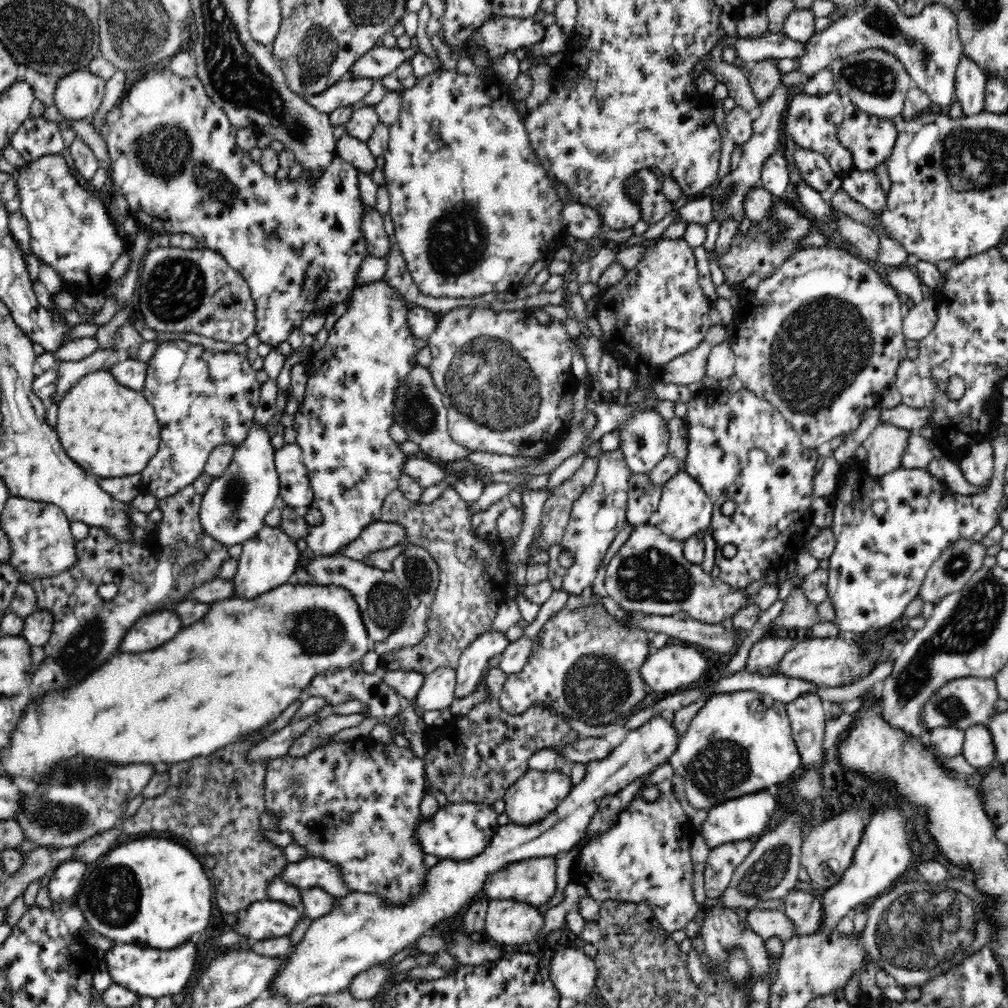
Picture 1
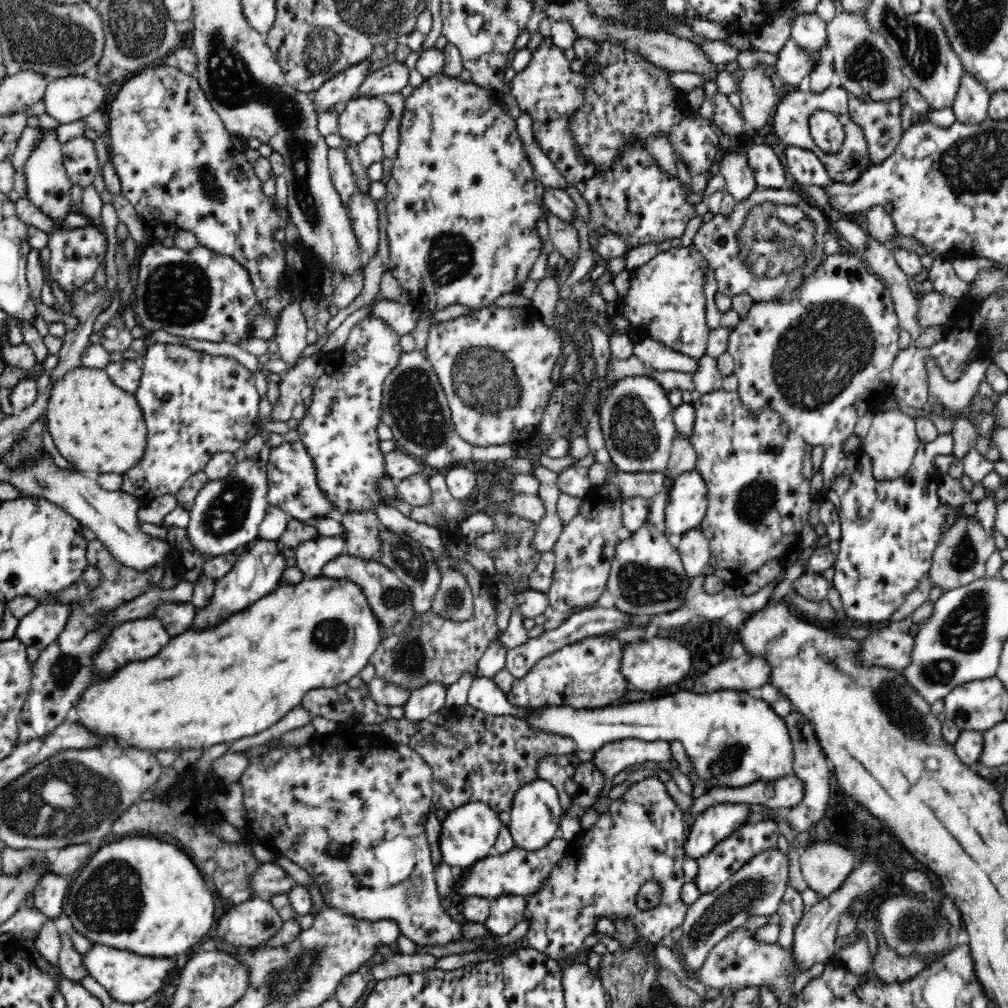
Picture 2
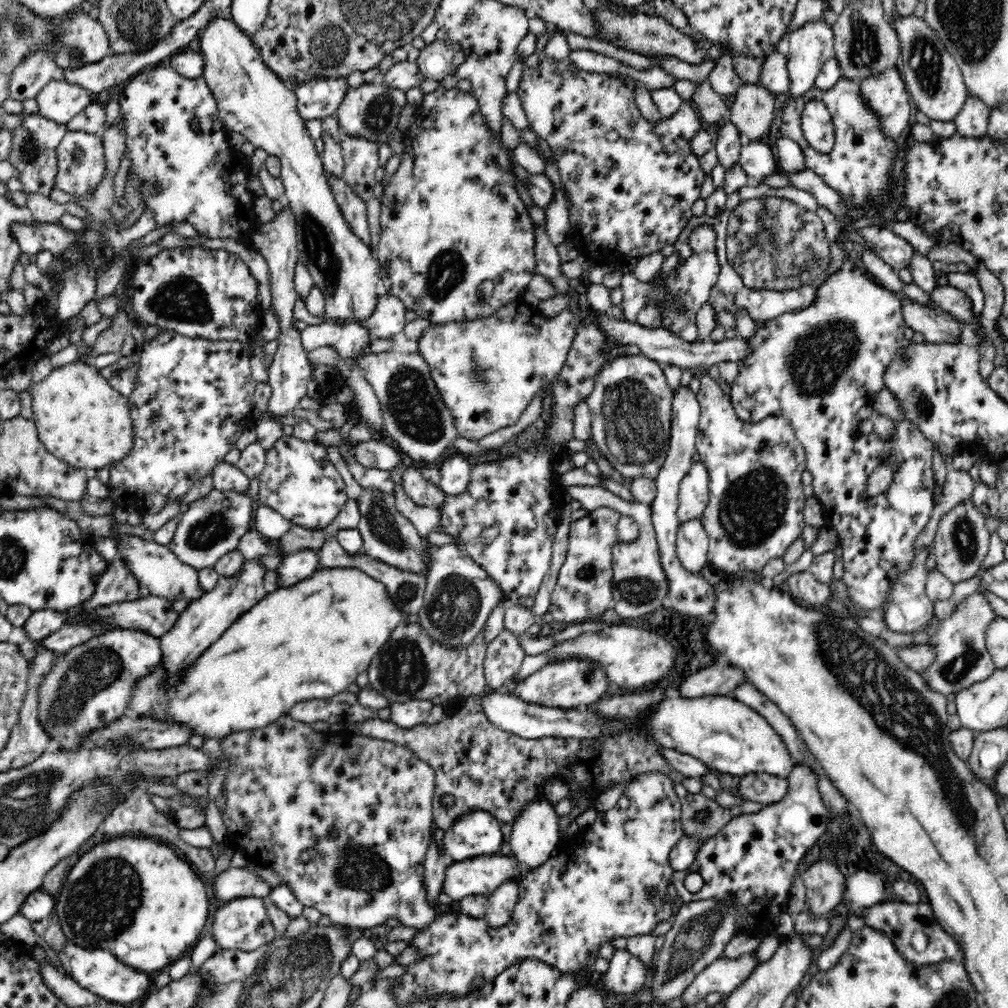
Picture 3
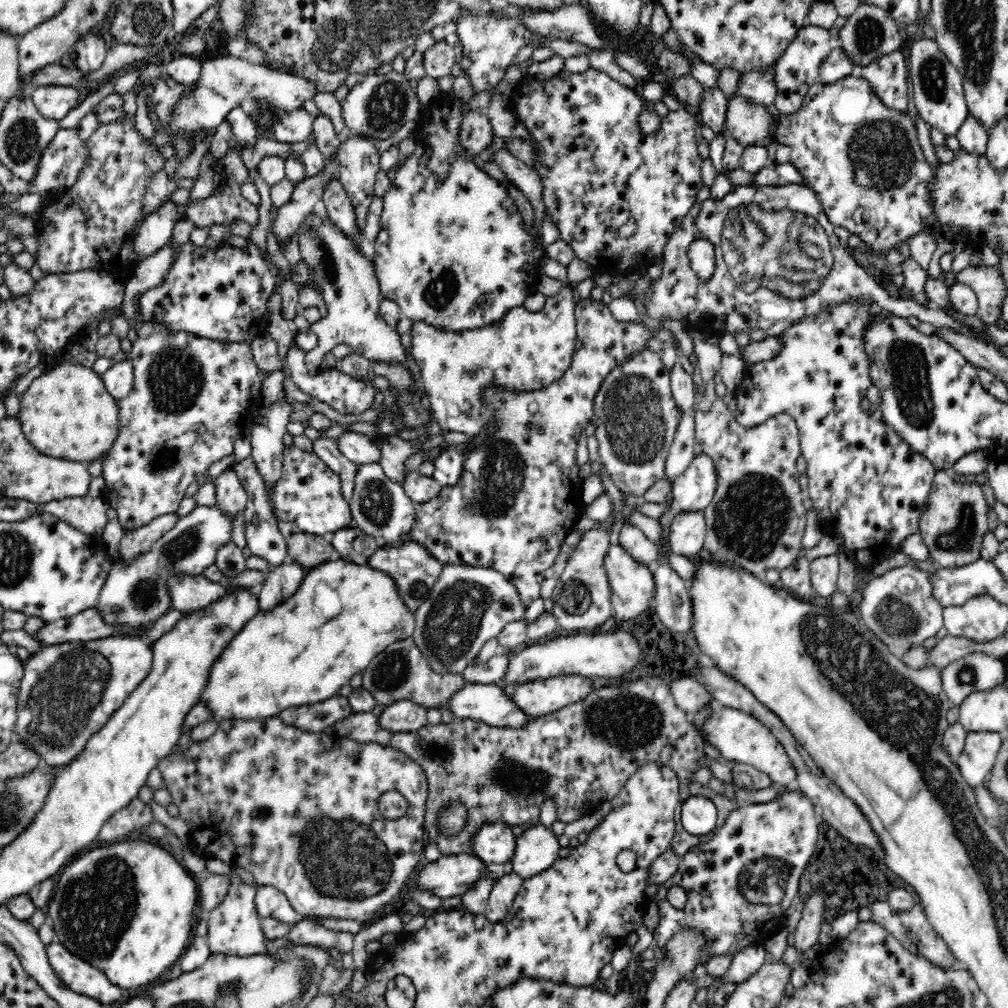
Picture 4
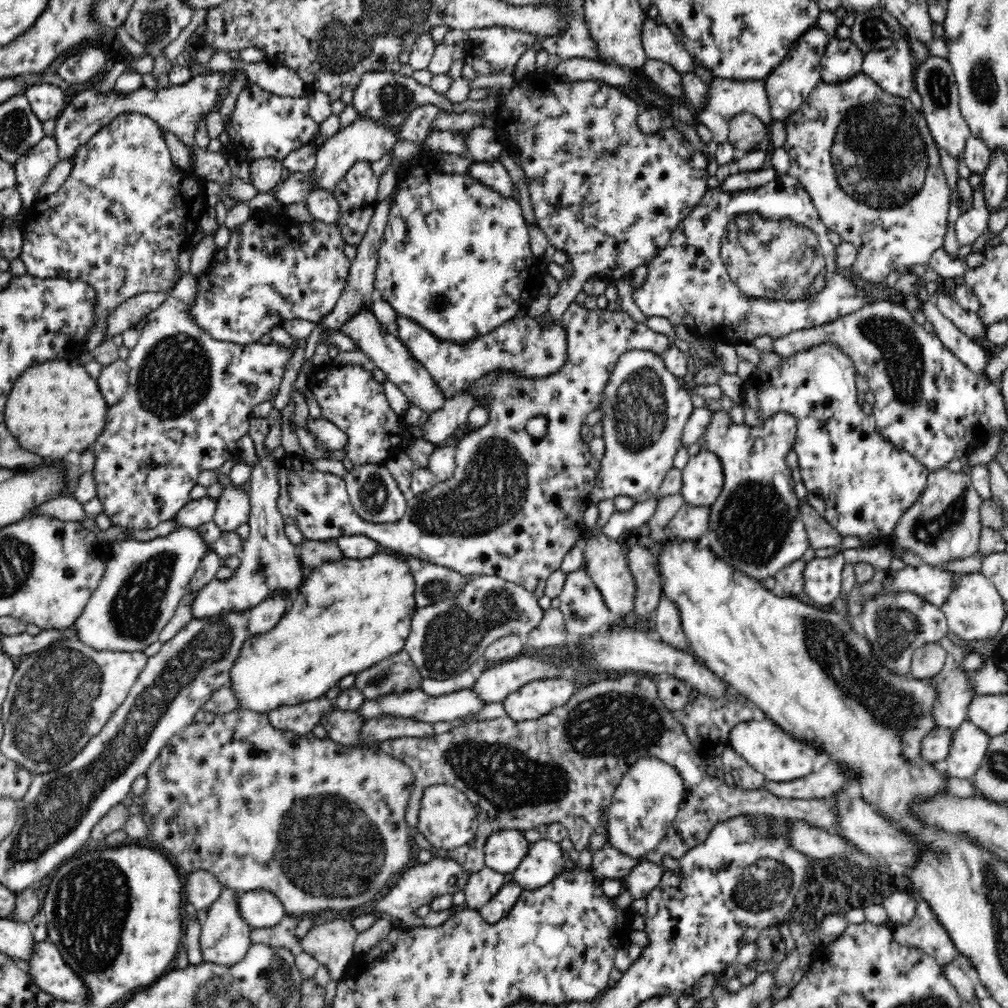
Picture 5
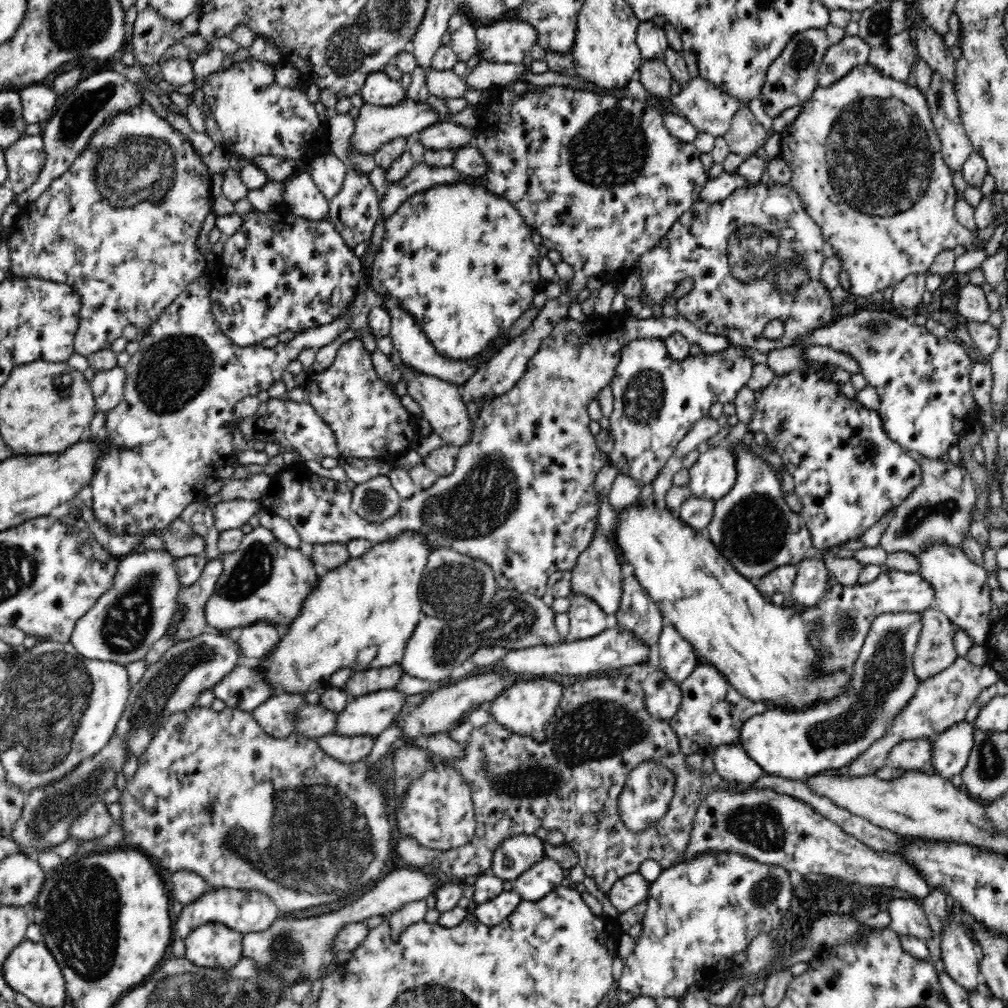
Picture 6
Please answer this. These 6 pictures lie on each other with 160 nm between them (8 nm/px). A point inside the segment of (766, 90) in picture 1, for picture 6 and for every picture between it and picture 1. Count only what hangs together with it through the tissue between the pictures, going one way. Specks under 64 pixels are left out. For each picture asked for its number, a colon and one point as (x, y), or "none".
2: (758, 98)
3: (752, 108)
4: (748, 123)
5: (747, 132)
6: (745, 135)

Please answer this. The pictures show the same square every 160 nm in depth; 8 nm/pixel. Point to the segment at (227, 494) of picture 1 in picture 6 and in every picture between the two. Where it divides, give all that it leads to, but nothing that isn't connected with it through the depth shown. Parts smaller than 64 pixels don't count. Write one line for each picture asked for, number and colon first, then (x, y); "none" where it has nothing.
2: (226, 513)
3: (212, 526)
4: (135, 594)
5: (144, 582)
6: (129, 618)

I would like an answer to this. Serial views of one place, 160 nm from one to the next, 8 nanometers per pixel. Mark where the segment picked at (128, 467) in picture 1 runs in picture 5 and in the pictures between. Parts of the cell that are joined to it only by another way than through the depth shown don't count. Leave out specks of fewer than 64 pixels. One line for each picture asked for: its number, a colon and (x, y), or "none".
2: (99, 428)
3: (80, 419)
4: (66, 413)
5: (54, 408)

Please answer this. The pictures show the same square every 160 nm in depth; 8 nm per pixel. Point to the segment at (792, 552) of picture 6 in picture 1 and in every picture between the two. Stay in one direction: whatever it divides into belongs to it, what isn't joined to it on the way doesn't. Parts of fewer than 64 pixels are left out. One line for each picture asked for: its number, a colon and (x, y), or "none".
1: (741, 449)
2: (758, 472)
3: (756, 503)
4: (757, 519)
5: (756, 526)

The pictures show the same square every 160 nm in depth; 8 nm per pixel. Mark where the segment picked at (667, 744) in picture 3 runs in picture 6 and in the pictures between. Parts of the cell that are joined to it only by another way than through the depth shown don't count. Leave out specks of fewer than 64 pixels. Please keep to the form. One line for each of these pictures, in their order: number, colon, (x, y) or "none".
4: (742, 738)
5: (781, 757)
6: (829, 734)

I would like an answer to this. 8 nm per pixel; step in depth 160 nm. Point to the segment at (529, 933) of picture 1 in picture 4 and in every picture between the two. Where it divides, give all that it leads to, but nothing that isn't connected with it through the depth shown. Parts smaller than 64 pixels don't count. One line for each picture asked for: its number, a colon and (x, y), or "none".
2: (506, 911)
3: (501, 902)
4: (501, 899)

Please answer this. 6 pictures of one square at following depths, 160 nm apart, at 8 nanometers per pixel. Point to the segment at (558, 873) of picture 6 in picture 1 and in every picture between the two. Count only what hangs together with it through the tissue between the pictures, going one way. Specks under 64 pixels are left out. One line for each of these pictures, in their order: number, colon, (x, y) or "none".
1: (533, 797)
2: (536, 812)
3: (535, 835)
4: (538, 848)
5: (545, 862)

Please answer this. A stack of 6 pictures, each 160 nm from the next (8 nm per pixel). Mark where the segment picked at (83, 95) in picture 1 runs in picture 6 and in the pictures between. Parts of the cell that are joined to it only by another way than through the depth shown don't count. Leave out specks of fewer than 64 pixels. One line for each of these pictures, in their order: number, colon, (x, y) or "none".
2: (69, 98)
3: (59, 101)
4: (53, 102)
5: (46, 100)
6: (38, 102)

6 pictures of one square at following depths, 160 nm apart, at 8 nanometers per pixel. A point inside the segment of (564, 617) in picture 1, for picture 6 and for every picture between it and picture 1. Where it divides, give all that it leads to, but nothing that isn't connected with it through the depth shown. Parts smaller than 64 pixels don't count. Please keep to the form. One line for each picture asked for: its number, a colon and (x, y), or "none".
2: (586, 674)
3: (572, 683)
4: (535, 698)
5: (537, 698)
6: (525, 708)

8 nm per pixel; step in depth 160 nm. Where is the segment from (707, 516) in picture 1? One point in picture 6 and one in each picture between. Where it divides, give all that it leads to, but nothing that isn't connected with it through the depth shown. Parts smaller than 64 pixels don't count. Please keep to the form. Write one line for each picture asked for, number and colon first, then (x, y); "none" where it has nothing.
2: (688, 504)
3: (694, 493)
4: (695, 488)
5: (703, 478)
6: (714, 474)

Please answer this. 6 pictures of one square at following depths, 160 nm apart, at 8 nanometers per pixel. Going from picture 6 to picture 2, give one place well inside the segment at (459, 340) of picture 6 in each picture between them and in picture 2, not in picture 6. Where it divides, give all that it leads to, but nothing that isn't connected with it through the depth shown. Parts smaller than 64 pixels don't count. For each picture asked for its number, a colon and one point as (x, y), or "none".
2: (462, 202)
3: (451, 219)
4: (450, 234)
5: (455, 257)

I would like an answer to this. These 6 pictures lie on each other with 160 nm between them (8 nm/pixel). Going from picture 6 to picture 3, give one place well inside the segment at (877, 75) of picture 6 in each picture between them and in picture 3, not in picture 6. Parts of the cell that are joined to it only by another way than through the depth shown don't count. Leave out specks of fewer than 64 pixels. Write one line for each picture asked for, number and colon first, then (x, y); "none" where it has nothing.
3: (864, 166)
4: (862, 158)
5: (873, 171)

